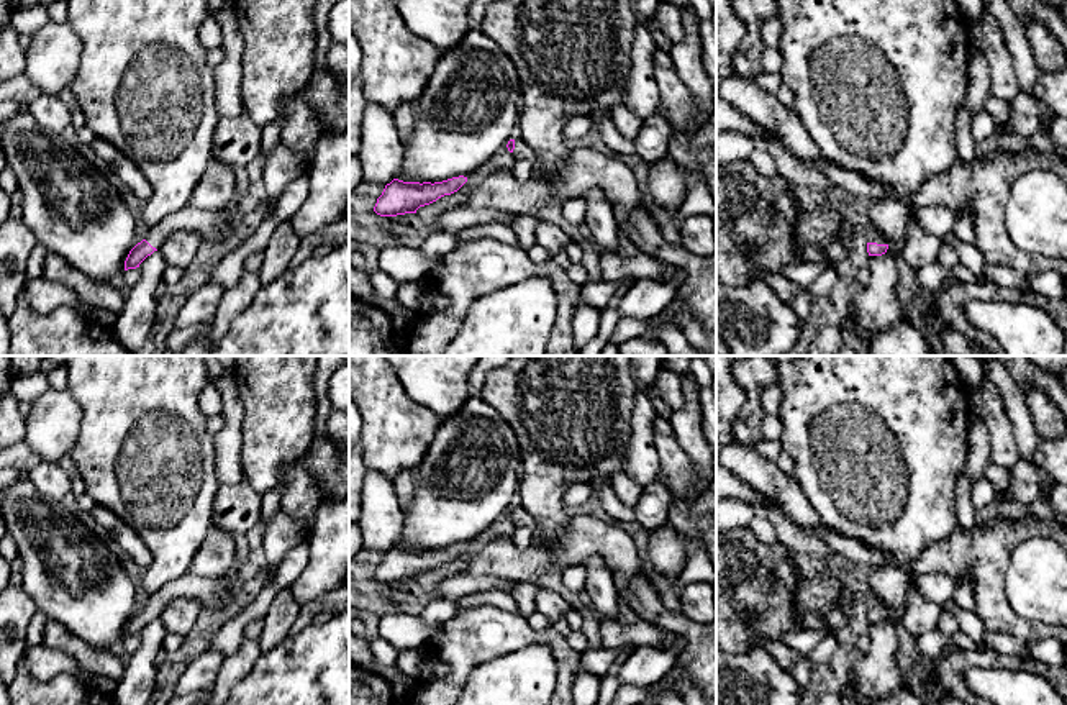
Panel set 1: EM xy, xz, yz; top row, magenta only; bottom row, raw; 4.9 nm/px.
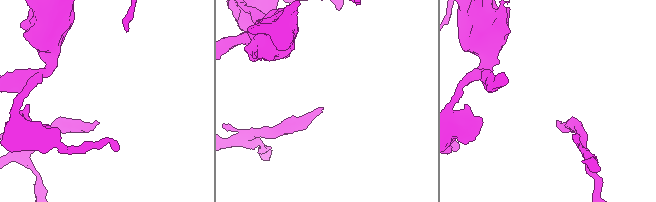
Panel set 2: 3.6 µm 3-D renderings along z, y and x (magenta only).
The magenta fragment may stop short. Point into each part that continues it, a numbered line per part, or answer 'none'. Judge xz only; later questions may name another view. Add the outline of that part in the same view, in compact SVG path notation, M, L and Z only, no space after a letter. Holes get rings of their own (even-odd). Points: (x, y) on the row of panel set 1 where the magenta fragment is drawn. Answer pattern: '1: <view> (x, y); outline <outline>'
1: xz (522, 150); outline M521 138L515 139L515 149L511 154L515 156L515 159L531 161L534 171L538 171L541 167L541 162L539 162L538 156L534 154L534 151Z

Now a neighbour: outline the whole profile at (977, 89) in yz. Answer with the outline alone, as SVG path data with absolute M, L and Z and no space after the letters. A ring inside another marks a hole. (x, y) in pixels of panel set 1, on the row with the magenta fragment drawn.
M970 46L964 107L970 113L980 111L985 108L985 100L990 95L990 69L987 59L980 49Z

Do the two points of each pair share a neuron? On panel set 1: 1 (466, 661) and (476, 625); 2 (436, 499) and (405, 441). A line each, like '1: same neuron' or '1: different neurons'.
1: same neuron
2: different neurons

